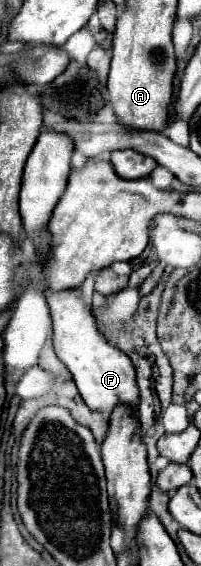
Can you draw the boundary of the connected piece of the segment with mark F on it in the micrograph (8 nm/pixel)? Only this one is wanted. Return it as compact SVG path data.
M81 290L75 292L47 292L47 304L51 308L53 318L53 344L59 360L71 372L81 398L93 410L103 414L105 418L111 416L113 408L129 406L133 414L139 408L139 386L135 378L135 368L123 352L109 346L107 340L99 334L91 308L83 304Z

